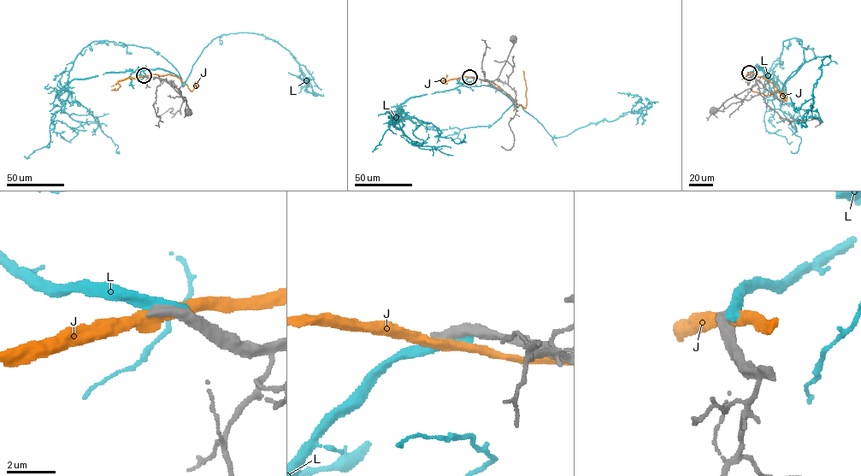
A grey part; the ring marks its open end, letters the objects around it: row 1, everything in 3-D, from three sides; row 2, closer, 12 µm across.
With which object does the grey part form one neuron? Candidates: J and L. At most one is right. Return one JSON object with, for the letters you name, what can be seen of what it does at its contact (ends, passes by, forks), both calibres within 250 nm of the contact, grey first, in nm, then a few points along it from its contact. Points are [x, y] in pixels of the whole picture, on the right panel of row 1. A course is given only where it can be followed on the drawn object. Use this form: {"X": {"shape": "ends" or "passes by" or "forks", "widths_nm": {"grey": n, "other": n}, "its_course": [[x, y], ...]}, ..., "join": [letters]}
{"join": []}

